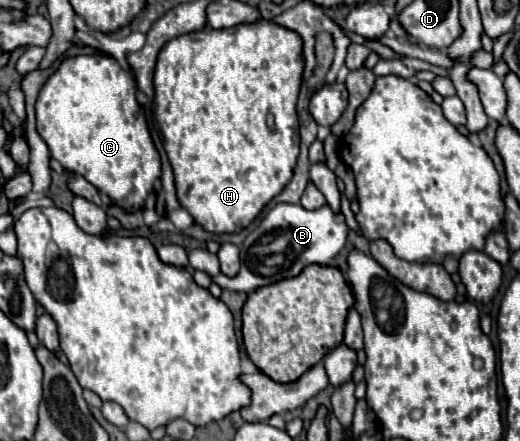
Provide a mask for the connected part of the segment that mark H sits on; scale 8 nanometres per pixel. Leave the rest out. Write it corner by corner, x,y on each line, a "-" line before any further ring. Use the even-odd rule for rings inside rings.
257,20
253,24
239,24
239,26
233,26
233,28
227,28
227,30
205,28
205,30
197,30
197,32
191,32
191,34
183,34
183,36
177,36
177,38
169,40
161,48
157,68
155,68
155,82
153,82
155,84
155,118
157,118
161,134
165,138
165,144
163,144
165,152
167,152
169,162
173,166
179,204
207,232
213,232
213,234
241,232
243,228
247,228
259,216
259,212
265,208
265,204
269,200
273,200
289,184
289,180
293,176
297,156
299,156
299,122
297,122
295,106
297,106
297,96
299,96
301,82
303,82
303,52
301,52
301,46
303,46
303,42
299,42
299,36
293,30
283,30
283,26
275,26
275,22
-
267,116
275,118
275,130
273,132
267,126

